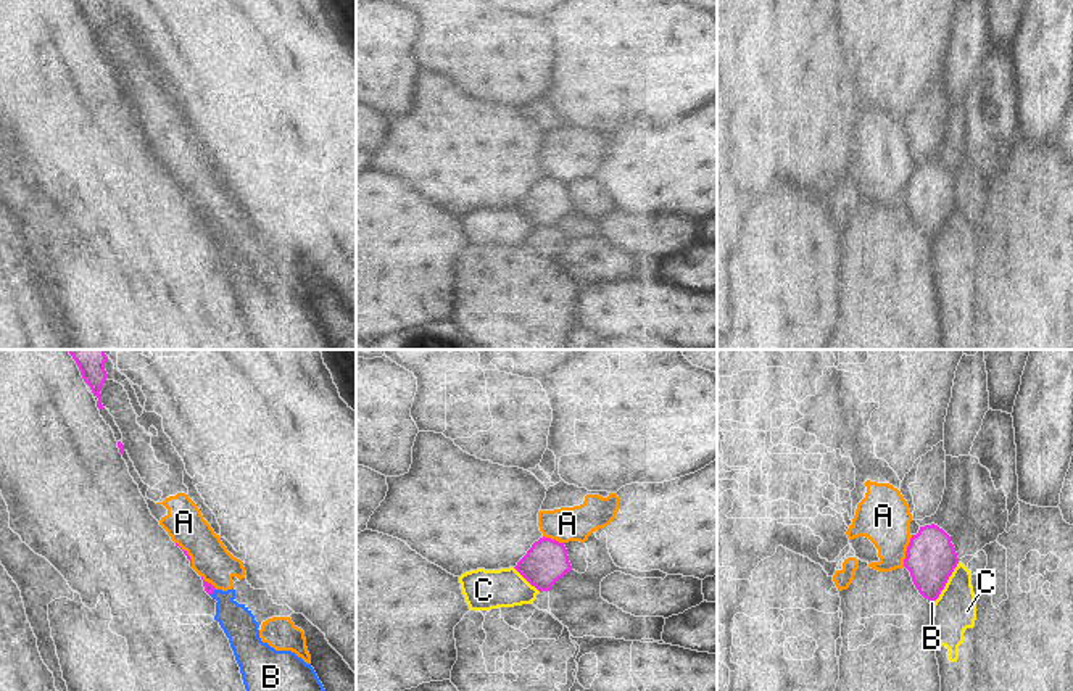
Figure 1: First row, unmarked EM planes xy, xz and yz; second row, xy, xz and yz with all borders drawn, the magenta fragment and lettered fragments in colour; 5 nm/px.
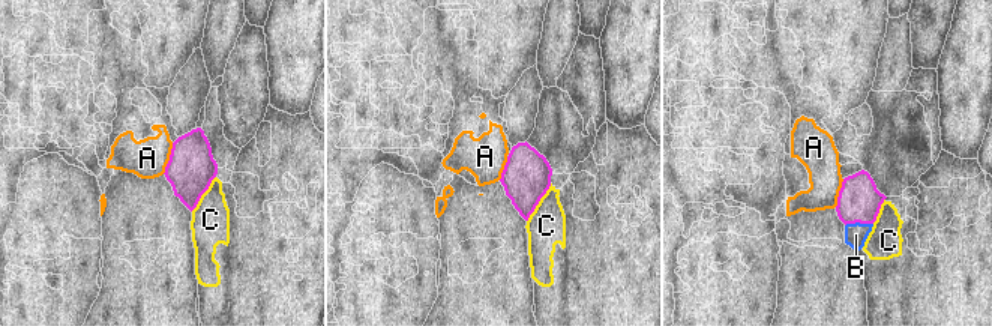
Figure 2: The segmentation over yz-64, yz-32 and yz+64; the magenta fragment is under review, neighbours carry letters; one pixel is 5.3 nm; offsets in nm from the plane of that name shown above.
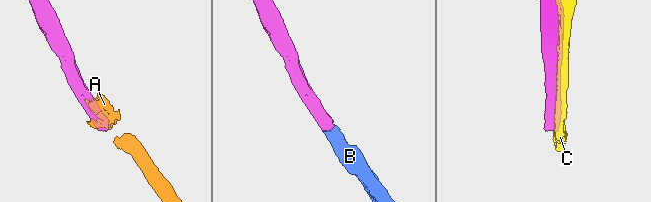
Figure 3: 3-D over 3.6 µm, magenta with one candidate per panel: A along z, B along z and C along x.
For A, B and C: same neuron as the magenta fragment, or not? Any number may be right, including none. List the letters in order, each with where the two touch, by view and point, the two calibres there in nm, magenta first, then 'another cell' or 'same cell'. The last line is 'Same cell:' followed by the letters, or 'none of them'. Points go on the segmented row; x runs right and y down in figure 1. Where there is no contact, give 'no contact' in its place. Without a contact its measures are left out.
A: yz (906, 551) | 260/260 nm | another cell
B: xy (213, 591) | 50/170 nm | same cell
C: yz (946, 582) | 260/220 nm | another cell
Same cell: B

